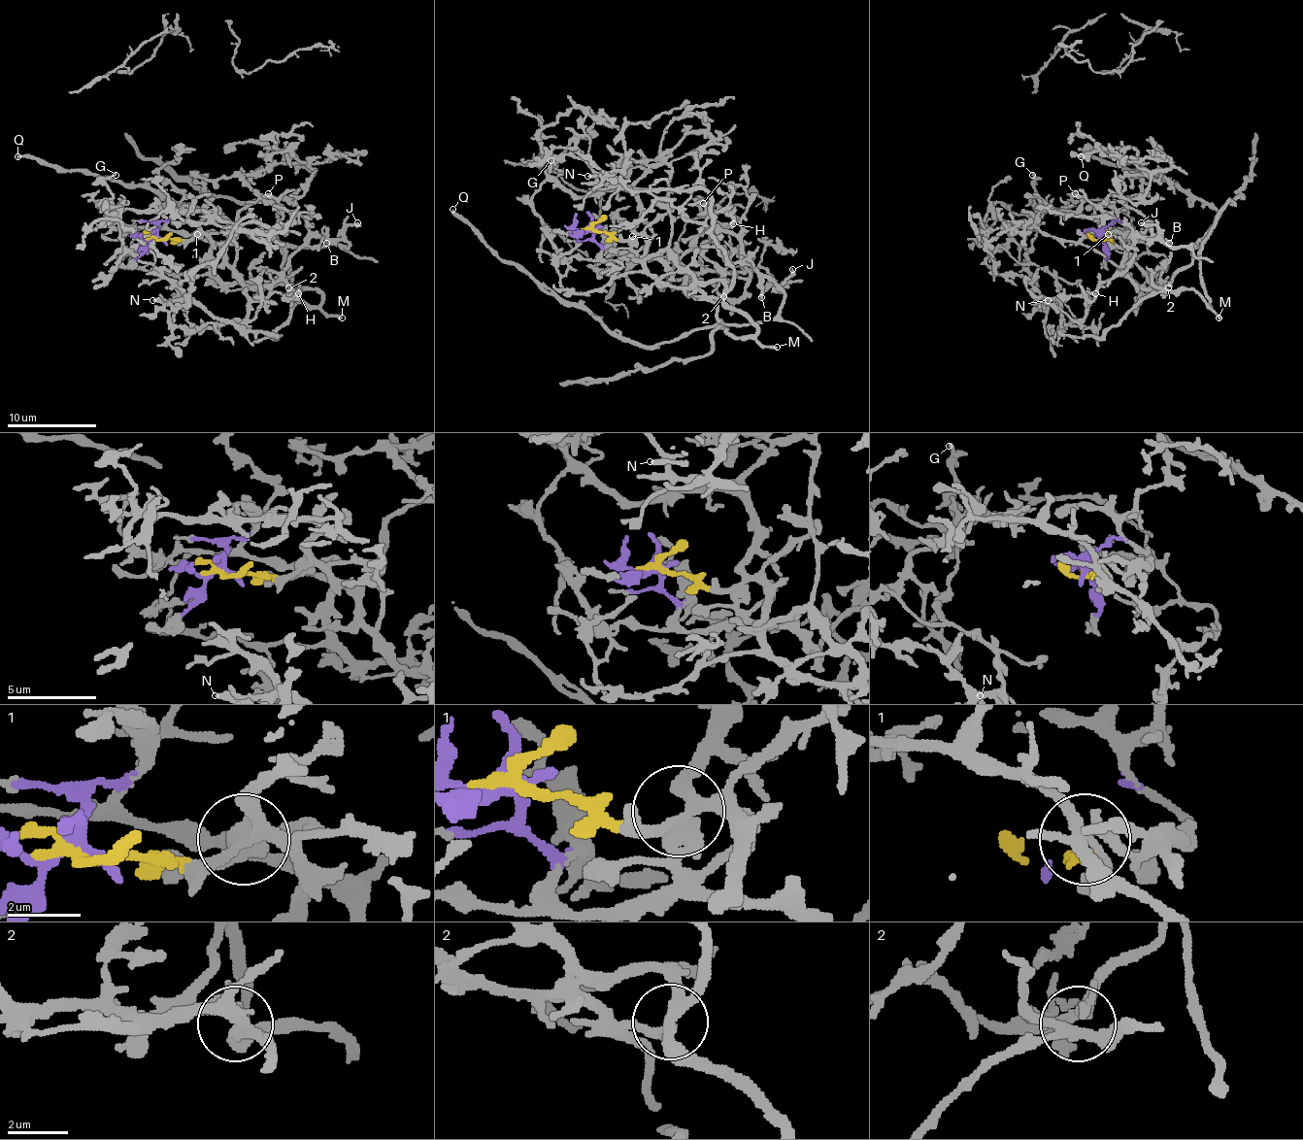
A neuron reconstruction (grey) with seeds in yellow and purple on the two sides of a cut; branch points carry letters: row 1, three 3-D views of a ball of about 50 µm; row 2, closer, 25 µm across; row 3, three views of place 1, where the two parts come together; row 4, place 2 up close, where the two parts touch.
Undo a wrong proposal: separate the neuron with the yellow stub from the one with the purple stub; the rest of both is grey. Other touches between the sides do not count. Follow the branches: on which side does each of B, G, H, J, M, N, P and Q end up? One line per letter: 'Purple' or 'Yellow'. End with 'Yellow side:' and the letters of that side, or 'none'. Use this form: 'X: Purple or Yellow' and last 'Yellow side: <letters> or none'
B: Yellow
G: Yellow
H: Yellow
J: Yellow
M: Purple
N: Purple
P: Yellow
Q: Yellow
Yellow side: B, G, H, J, P, Q

